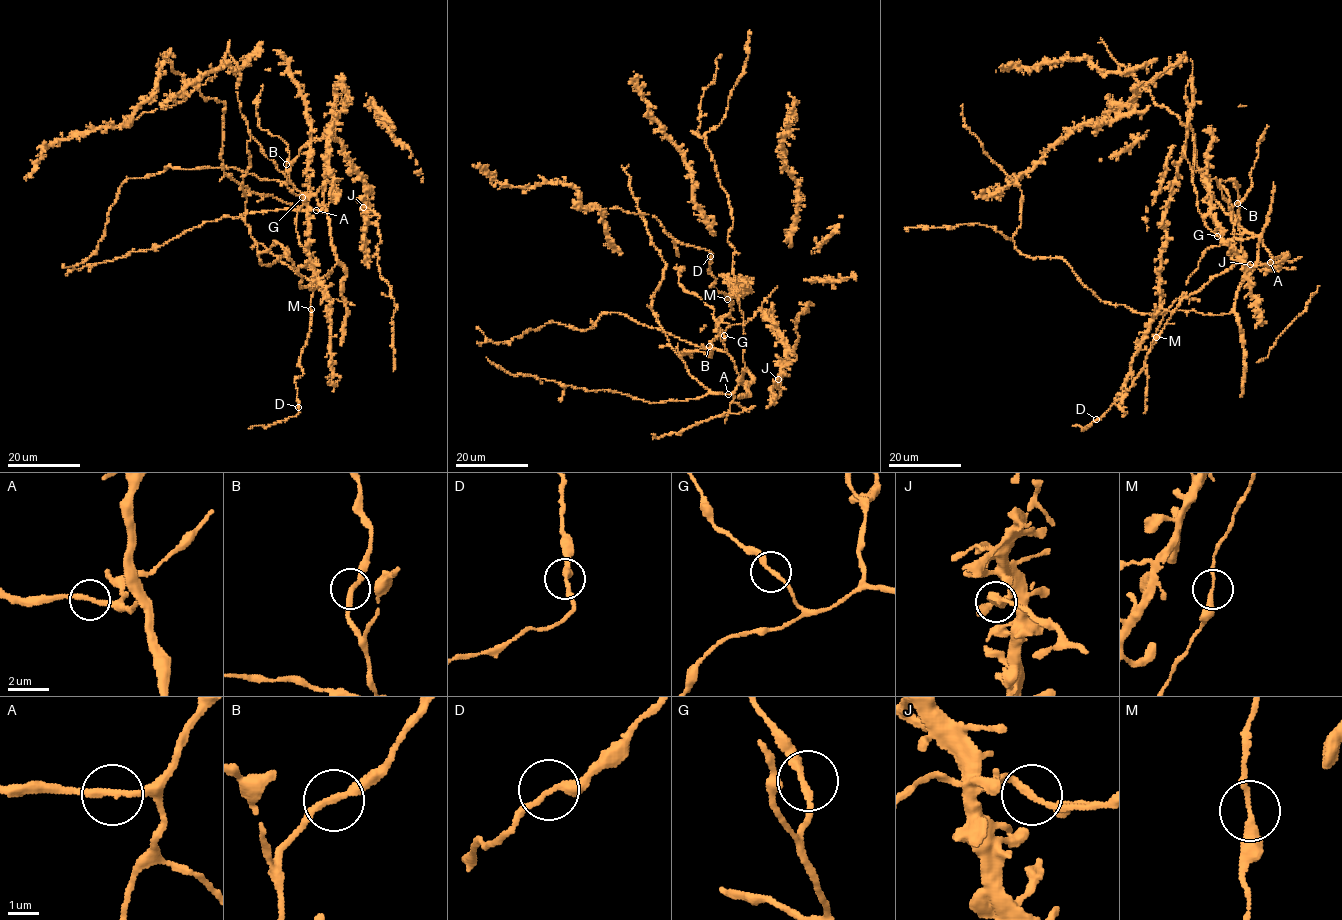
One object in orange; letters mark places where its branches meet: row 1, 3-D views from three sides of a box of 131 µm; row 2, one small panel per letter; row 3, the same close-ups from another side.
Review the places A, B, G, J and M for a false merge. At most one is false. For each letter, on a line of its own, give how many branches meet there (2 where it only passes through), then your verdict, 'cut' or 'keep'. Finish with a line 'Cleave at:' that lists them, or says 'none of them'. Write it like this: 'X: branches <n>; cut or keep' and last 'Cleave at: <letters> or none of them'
A: branches 2; keep
B: branches 2; keep
G: branches 2; keep
J: branches 2; keep
M: branches 2; keep
Cleave at: none of them

